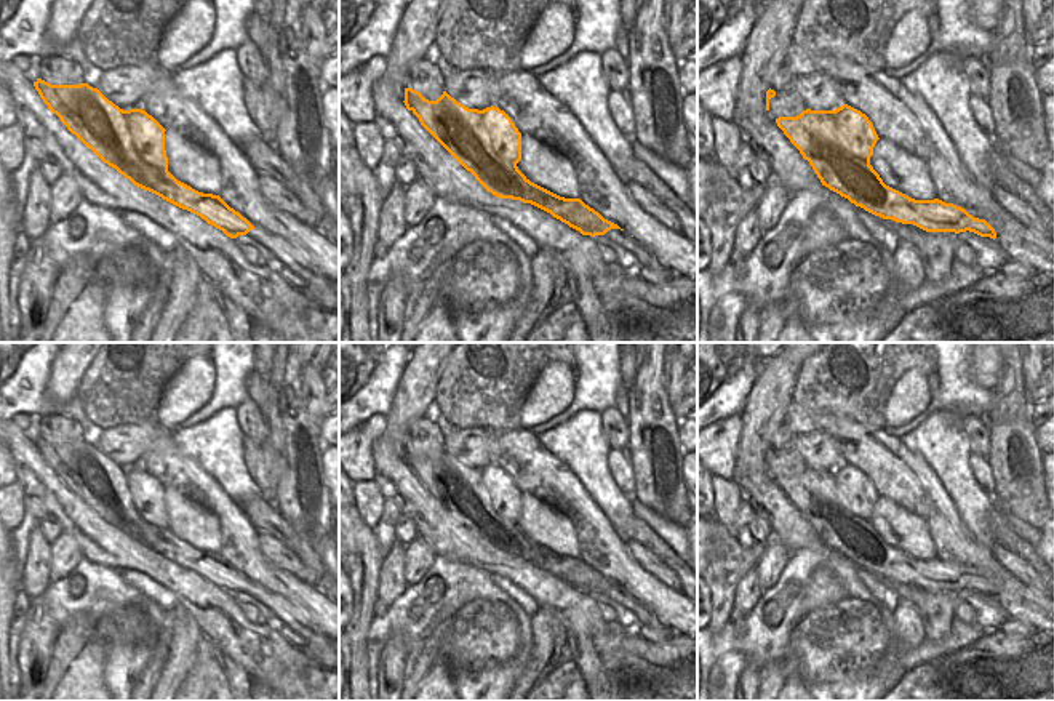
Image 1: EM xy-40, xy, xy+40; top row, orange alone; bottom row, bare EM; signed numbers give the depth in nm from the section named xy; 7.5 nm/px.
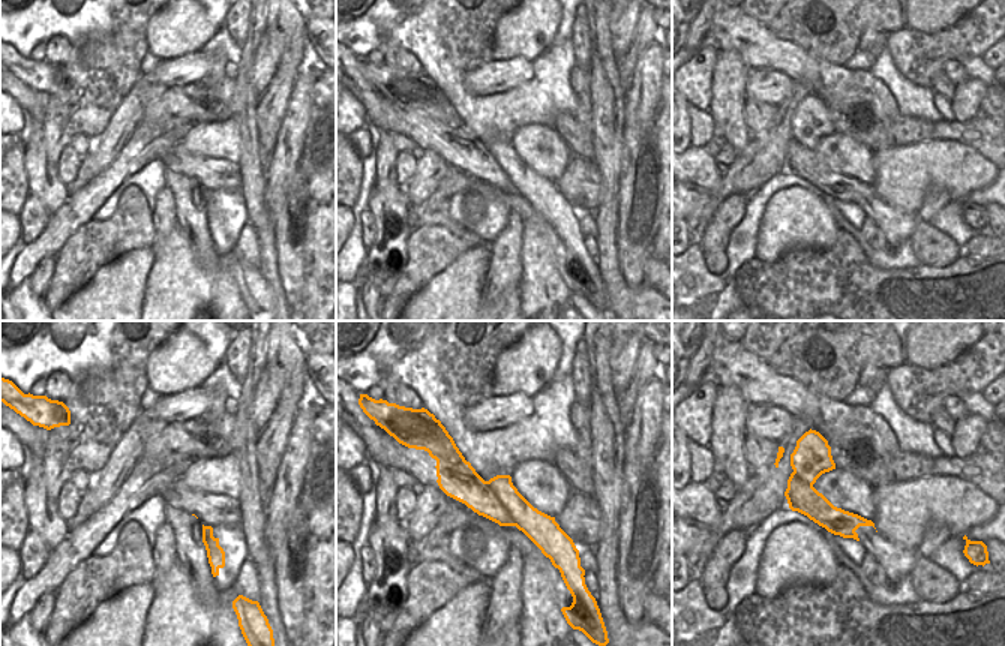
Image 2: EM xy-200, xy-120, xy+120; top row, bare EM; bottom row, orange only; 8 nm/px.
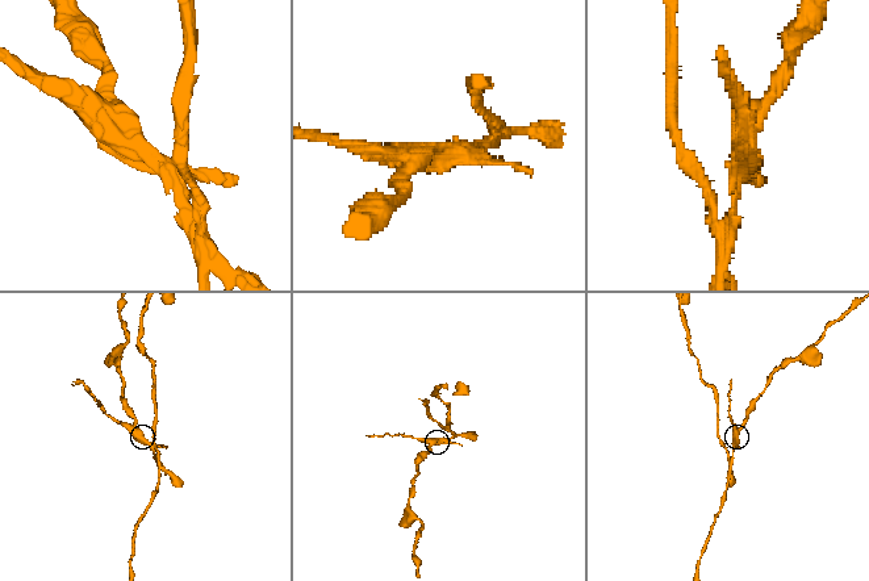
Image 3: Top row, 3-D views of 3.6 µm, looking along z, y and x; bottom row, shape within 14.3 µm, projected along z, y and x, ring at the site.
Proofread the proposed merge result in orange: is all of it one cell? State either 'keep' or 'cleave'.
cleave

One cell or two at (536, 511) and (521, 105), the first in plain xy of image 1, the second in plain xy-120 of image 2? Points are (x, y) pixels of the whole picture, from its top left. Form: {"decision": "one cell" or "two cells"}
{"decision": "two cells"}

